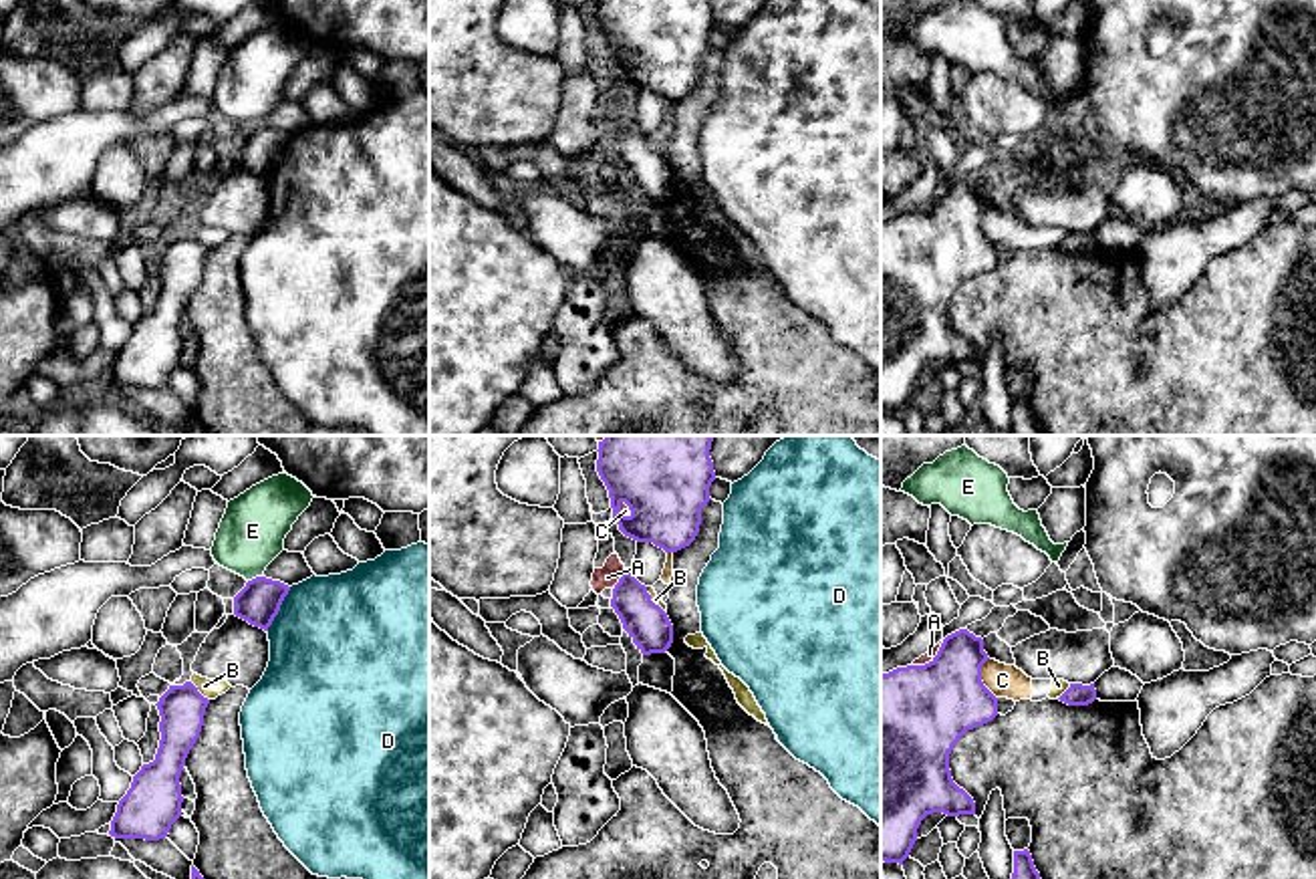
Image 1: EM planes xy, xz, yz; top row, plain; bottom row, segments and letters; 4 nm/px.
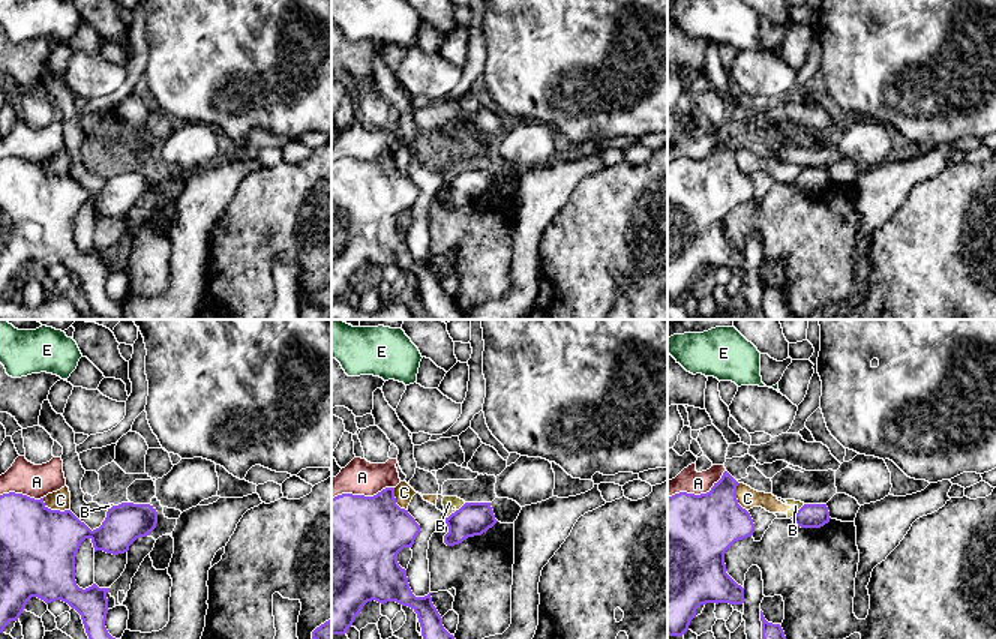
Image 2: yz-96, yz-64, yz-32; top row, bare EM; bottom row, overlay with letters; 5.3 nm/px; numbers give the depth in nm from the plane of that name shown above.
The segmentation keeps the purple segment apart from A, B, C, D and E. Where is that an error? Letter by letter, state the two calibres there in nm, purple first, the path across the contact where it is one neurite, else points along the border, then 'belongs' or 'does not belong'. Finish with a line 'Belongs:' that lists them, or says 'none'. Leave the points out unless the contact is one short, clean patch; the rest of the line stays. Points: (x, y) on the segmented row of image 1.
A: calibres 420 and 40 nm; does not belong
B: calibres 180 and 70 nm; border xy (190, 682), (208, 700); does not belong
C: calibres 360 and 130 nm; does not belong
D: calibres 170 and 500 nm; does not belong
E: calibres 170 and 260 nm; border xy (260, 575), (248, 581); does not belong
Belongs: none

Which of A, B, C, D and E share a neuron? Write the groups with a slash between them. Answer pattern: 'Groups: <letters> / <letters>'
Groups: A / B C / D / E

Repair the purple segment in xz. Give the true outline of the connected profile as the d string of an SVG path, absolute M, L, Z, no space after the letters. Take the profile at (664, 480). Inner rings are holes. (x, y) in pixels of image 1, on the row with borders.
M607 435L599 442L597 472L625 536L653 542L665 552L677 552L695 540L701 508L711 500L709 486L715 480L711 442L713 435Z

